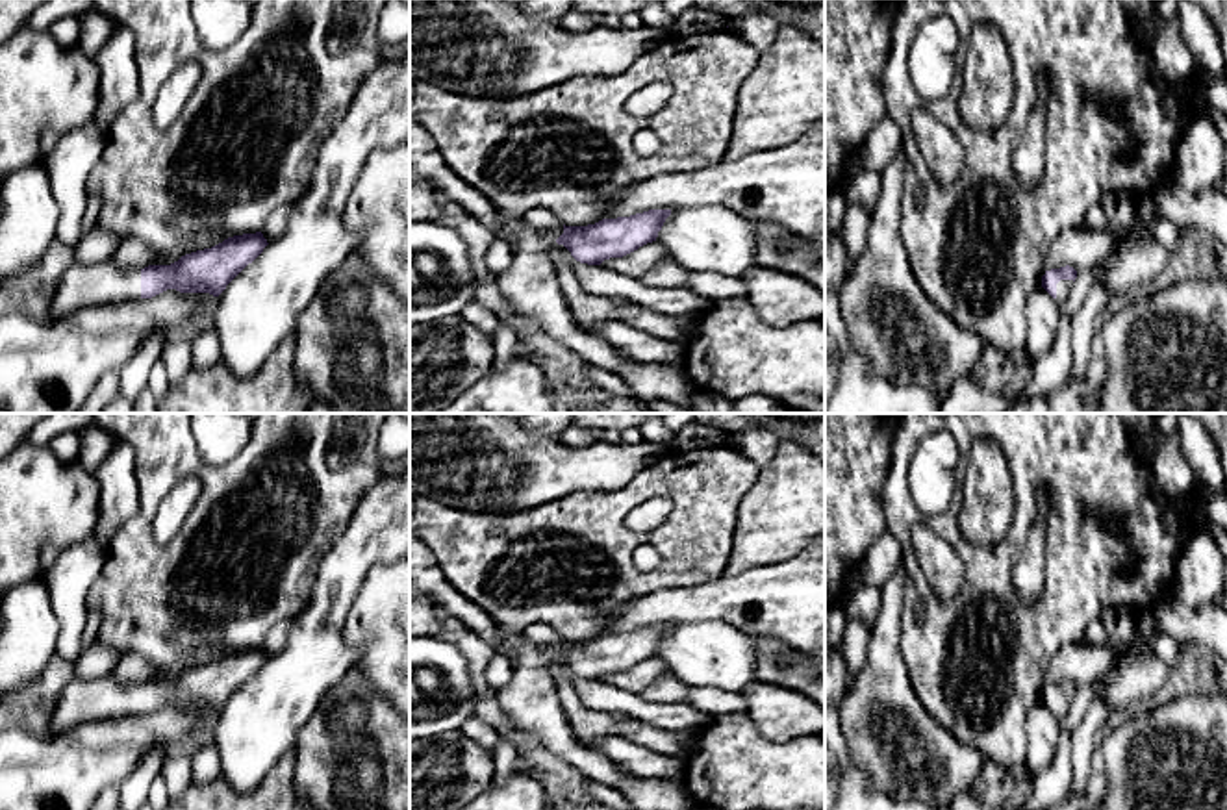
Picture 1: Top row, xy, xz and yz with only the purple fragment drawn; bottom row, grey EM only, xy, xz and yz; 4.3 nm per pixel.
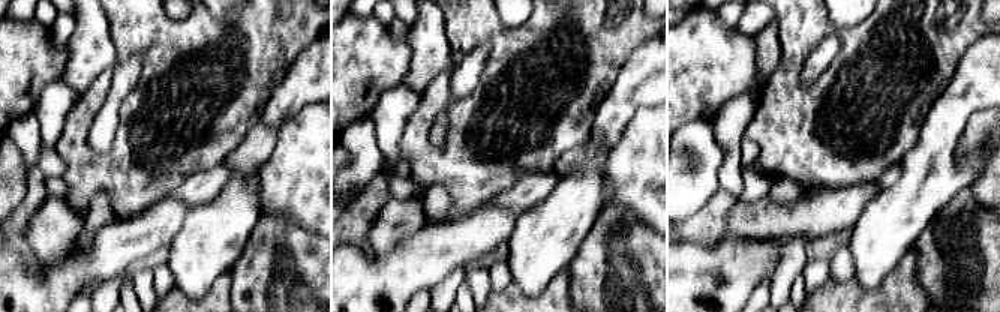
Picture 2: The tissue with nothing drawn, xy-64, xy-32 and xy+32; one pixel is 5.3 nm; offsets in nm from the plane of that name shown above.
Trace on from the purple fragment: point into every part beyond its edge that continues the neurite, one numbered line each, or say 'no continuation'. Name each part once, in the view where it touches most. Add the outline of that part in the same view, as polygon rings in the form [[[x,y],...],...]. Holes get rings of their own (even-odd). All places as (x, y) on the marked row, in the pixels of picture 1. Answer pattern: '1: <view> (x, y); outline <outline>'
1: yz (1062, 288); outline [[[1060,280],[1060,282],[1056,284],[1056,298],[1055,298],[1055,300],[1056,300],[1060,306],[1068,300],[1071,285],[1073,285],[1073,280]]]

